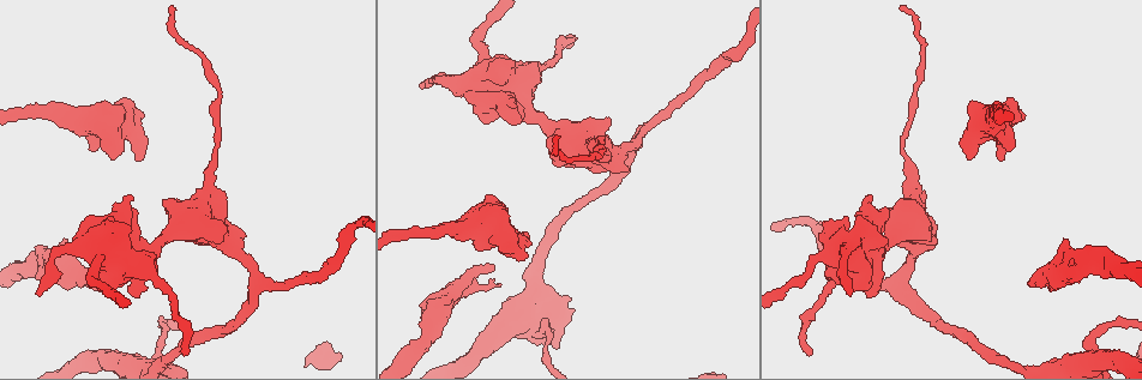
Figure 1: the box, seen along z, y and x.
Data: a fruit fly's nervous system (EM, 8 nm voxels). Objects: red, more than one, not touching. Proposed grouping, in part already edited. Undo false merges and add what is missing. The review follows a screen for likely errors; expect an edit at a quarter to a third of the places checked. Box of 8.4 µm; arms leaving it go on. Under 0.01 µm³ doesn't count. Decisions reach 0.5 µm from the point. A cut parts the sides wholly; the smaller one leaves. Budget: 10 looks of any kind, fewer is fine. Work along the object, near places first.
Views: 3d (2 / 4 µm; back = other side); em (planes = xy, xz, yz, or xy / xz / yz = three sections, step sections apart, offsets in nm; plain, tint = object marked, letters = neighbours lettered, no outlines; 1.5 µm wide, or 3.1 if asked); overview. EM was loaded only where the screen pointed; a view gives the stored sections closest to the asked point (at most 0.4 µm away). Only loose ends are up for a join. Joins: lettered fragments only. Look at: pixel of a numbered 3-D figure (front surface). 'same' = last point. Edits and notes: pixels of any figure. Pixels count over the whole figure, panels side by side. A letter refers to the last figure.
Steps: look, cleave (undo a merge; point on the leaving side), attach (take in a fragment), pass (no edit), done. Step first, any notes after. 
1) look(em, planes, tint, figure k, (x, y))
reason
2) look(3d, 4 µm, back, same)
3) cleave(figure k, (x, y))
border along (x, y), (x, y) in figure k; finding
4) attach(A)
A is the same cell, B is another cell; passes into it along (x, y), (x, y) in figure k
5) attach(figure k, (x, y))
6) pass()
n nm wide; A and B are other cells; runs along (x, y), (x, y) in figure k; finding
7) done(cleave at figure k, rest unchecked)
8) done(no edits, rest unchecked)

look(em, yz, step 8, letters, figure 1, (541, 333))
small branch off a trunk

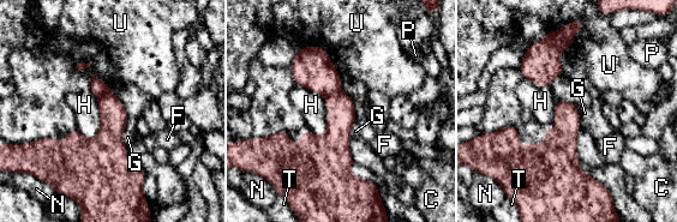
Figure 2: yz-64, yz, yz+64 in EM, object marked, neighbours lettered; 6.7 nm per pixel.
look(em, planes, letters, same)

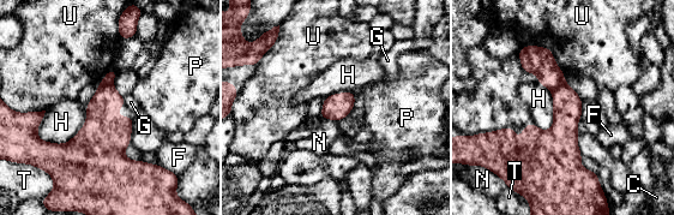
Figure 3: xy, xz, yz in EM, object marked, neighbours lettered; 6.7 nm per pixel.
cleave(figure 3, (540, 60))
280 nm wide; C, F, G, H, N, P, T and U are other cells; border along (564, 82), (552, 91) in figure 3; a second cell is stuck on

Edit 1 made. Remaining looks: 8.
look(3d, 2 µm, figure 1, (499, 283))
free end

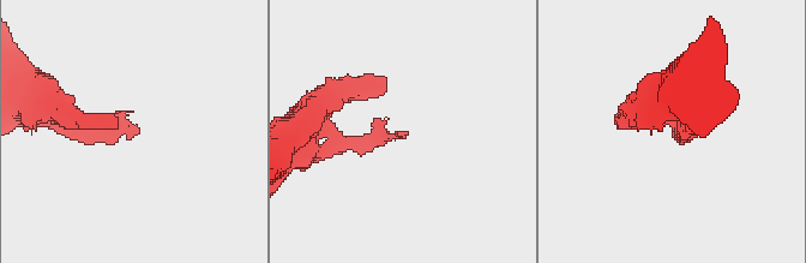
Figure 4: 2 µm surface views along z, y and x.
look(em, xy, step 4, letters, figure 4, (674, 129))
now the EM

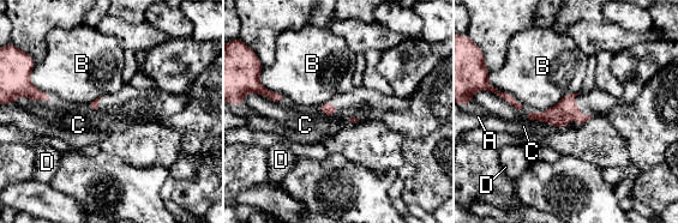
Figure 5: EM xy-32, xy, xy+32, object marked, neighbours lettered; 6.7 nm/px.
attach(C)
C is the same cell, A, B and D are other cells; the cell continues

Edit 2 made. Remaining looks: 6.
look(em, planes, letters, figure 1, (144, 157))
an open end

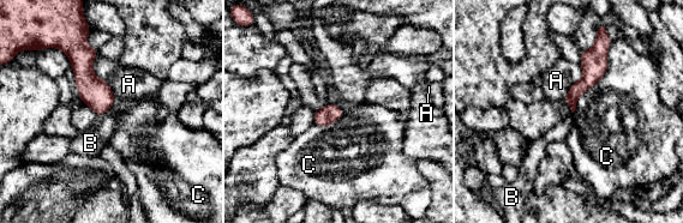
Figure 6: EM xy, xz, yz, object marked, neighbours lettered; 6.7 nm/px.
pass()
A, B and C are other cells; runs along (599, 44), (573, 106) in figure 6; none of them fits

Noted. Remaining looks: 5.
look(3d, 2 µm, back, figure 1, (988, 114))
thick turns thin

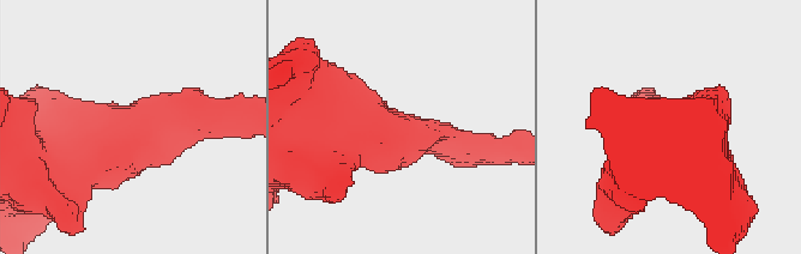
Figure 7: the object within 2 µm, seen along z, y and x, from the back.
look(em, xz, step 8, tint, figure 7, (157, 123))
arms of 200, 500 nm; shape alone is not enough

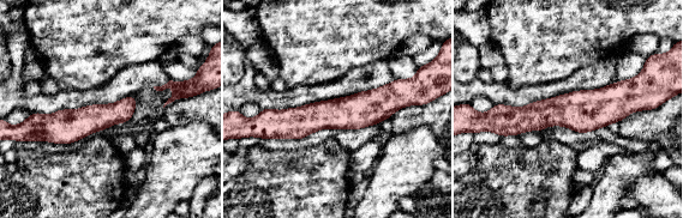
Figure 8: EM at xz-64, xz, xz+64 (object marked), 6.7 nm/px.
look(em, xz, step 8, letters, same)

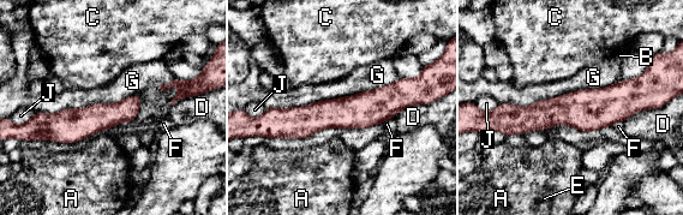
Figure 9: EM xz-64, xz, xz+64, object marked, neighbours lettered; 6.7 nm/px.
pass()
G touches over 900 nm; A, B, C, D, E, F, G and J are other cells; continuous, no second cell

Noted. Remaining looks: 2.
done(cleave at figure 3, attach at figure 5, rest unchecked)

